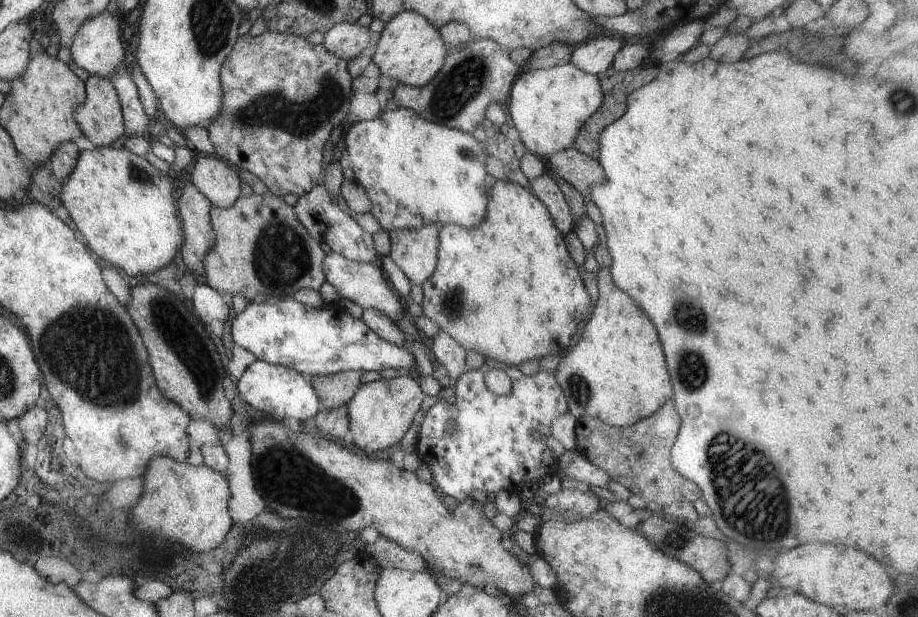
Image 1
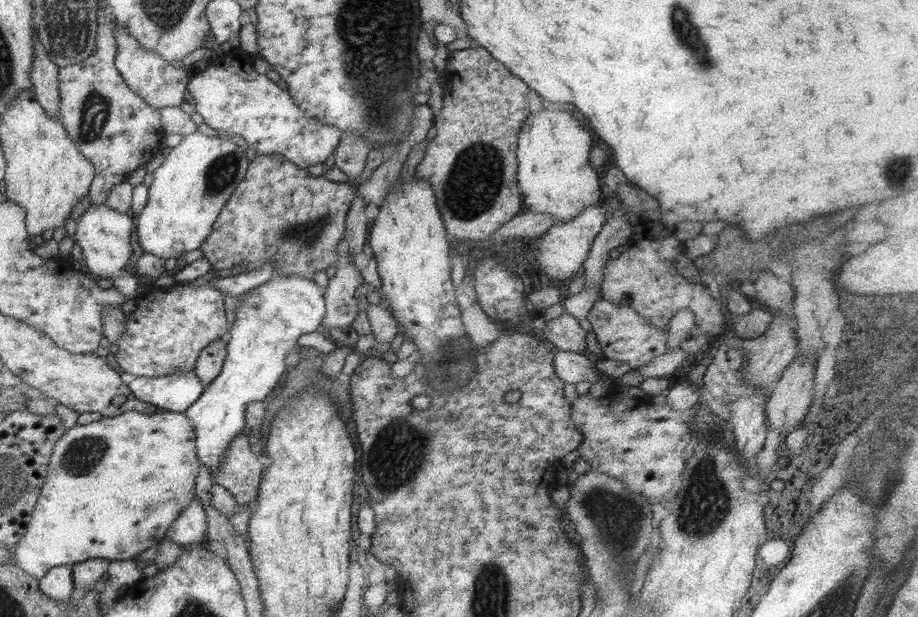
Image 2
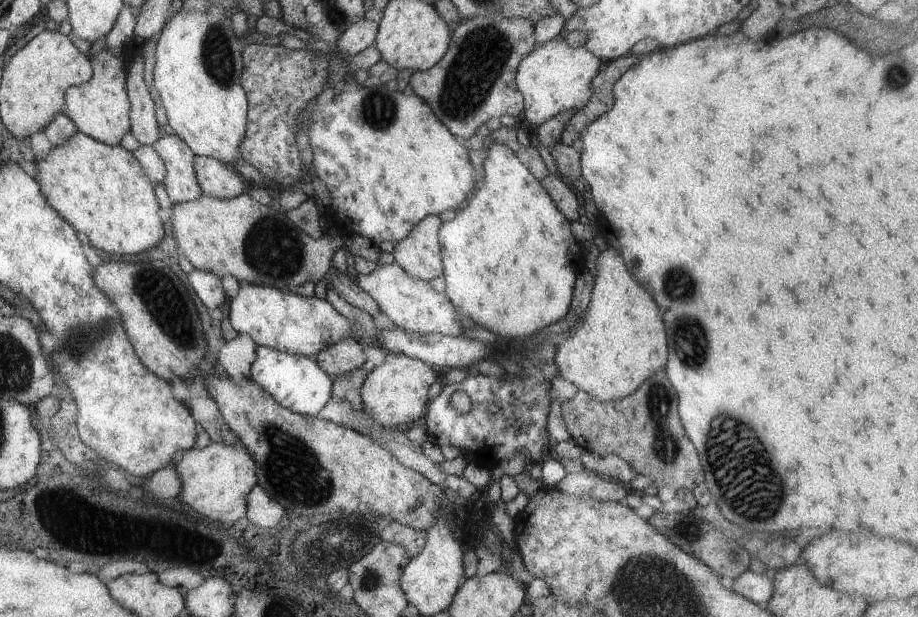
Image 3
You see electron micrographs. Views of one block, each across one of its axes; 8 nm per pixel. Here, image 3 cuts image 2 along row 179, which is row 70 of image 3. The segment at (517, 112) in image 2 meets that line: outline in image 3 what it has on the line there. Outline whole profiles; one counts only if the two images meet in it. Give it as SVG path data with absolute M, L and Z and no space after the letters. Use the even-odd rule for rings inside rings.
M501 14L478 15L463 18L451 27L450 40L443 57L428 70L413 71L408 91L421 97L435 117L459 140L473 136L478 127L492 118L503 115L519 119L522 97L515 87L515 74L519 62L536 46L534 26L527 17L503 18Z

